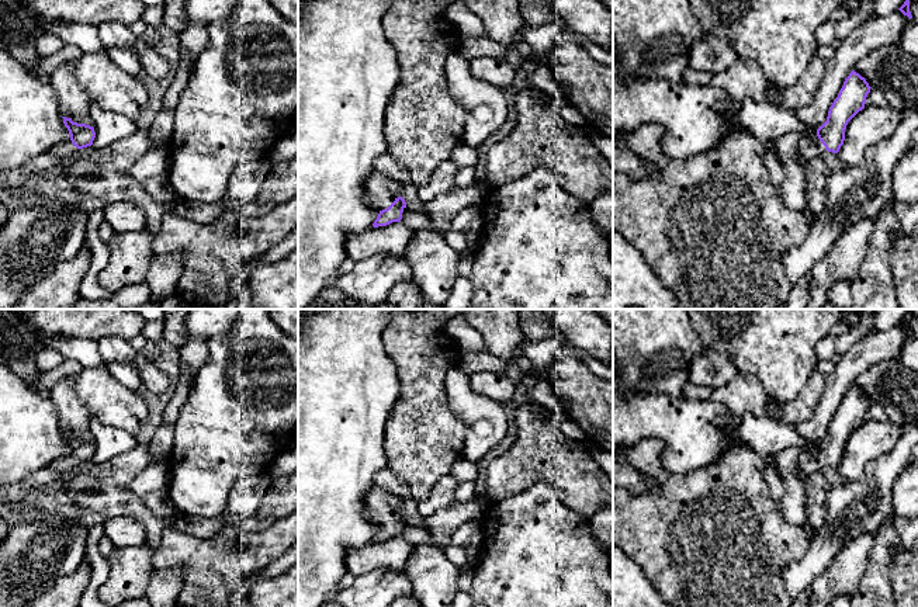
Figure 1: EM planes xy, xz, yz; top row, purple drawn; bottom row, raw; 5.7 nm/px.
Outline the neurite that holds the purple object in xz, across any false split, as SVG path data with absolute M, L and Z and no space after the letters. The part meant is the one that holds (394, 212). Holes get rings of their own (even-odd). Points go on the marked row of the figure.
M374 171L364 183L366 200L380 214L373 226L387 226L402 219L402 212L406 208L402 195L402 185L385 177L380 171Z

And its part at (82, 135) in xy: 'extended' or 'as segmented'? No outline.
extended

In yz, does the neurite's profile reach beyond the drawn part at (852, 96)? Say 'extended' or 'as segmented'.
extended

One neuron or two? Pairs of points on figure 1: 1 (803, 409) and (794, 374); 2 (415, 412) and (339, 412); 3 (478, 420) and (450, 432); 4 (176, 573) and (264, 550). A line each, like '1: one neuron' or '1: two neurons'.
1: two neurons
2: two neurons
3: two neurons
4: two neurons

